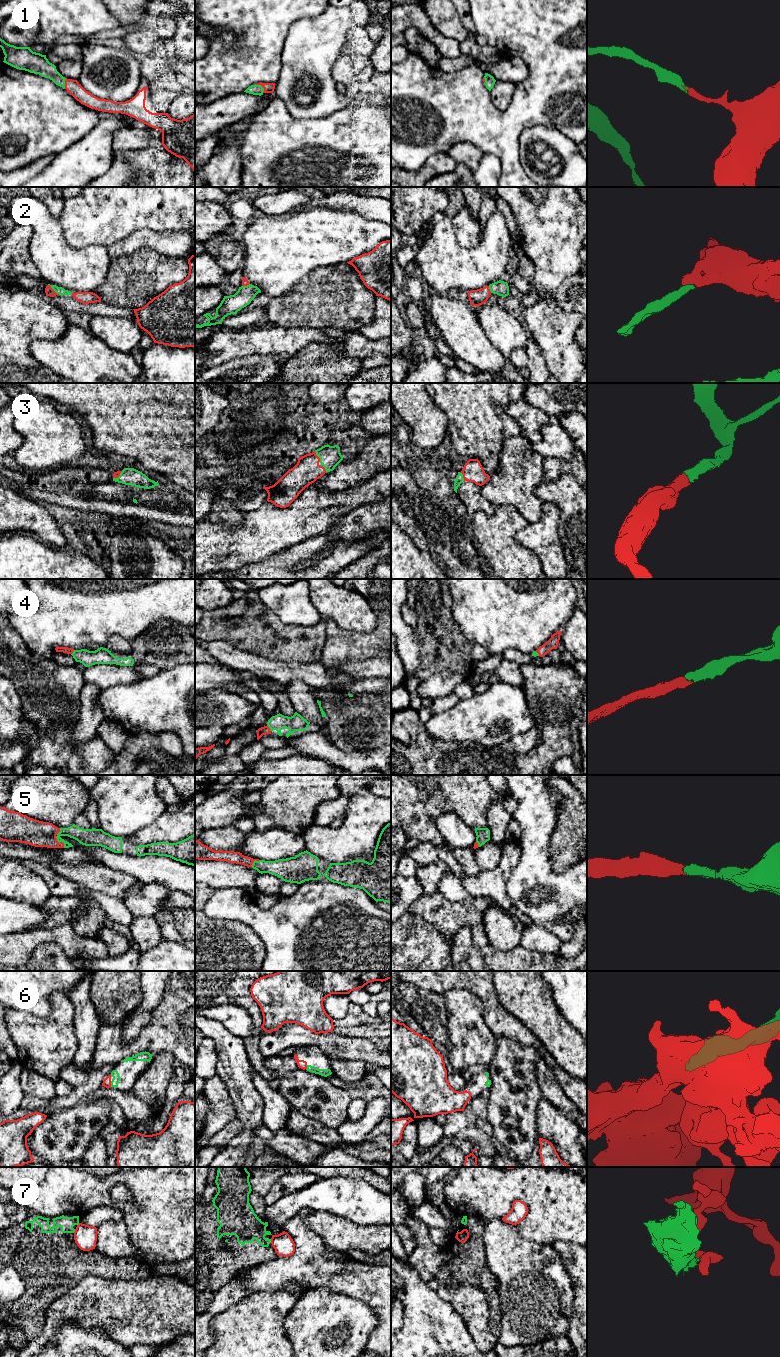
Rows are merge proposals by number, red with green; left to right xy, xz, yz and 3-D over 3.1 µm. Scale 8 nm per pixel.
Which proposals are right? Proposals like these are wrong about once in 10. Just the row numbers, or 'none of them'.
1, 2, 3, 4, 5, 6

